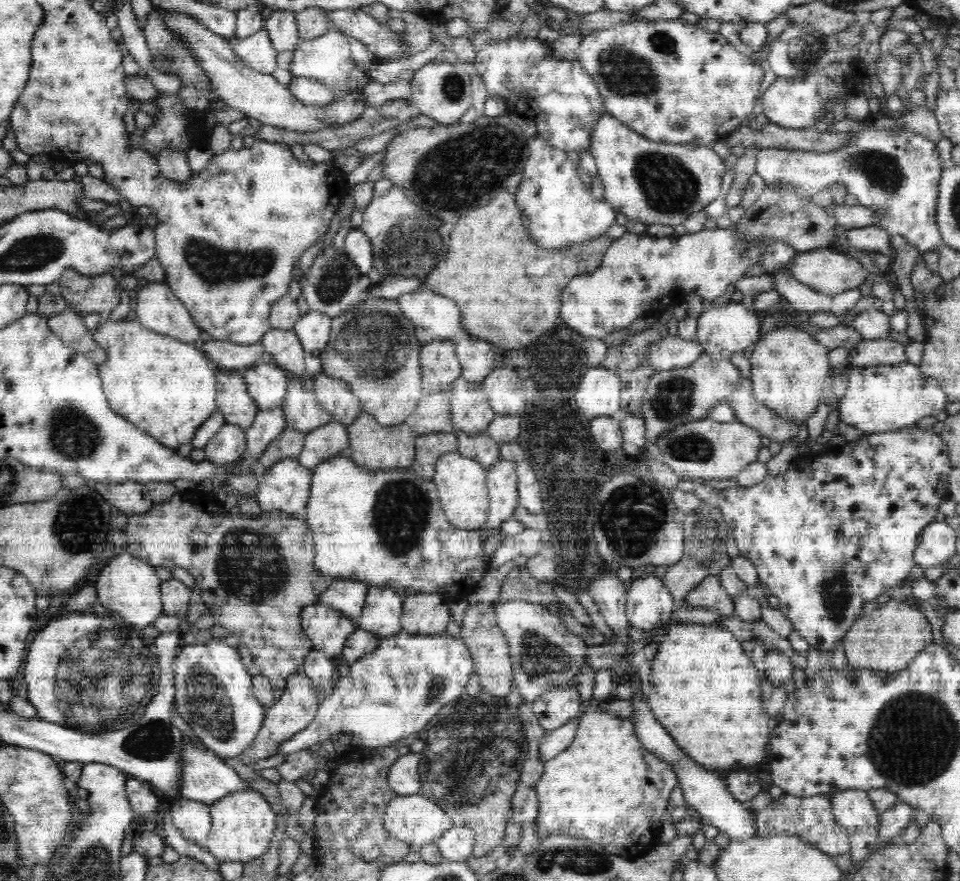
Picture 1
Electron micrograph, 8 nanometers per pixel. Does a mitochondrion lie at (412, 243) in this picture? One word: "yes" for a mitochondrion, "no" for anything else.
yes

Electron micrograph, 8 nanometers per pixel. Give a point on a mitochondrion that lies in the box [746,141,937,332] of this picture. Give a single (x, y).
(882, 171)

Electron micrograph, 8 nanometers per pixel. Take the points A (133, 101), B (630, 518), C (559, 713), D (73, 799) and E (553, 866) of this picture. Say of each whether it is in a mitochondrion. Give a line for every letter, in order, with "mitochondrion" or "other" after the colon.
A: other
B: mitochondrion
C: other
D: other
E: mitochondrion

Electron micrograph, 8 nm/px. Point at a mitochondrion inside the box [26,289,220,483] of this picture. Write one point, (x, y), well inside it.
(71, 434)

